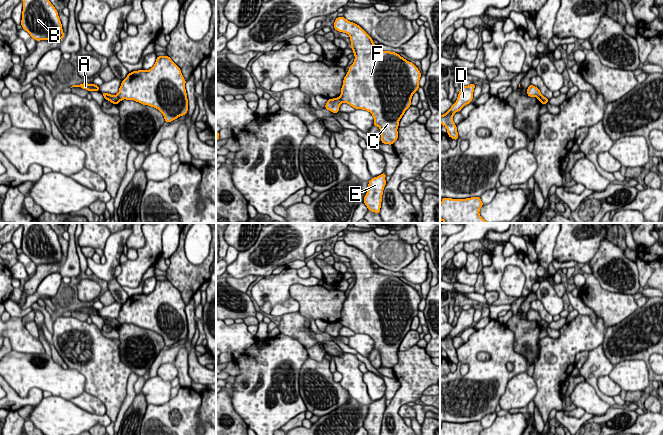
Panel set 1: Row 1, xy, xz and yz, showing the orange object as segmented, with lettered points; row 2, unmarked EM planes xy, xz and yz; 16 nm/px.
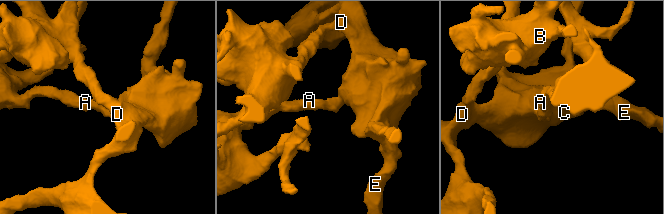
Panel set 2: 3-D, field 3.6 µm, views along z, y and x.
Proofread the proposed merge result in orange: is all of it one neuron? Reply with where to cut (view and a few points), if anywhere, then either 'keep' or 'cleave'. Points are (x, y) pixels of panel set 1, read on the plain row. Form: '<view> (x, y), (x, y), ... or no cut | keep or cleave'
xy (116, 319), (120, 324) | cleave

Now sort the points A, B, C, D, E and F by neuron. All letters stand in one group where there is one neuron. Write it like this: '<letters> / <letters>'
A / B C D E F

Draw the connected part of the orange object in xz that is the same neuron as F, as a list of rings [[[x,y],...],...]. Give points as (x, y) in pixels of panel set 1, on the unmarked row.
[[[337,241],[334,246],[334,253],[338,256],[347,257],[350,260],[351,272],[355,280],[353,288],[344,301],[339,322],[352,330],[354,333],[367,334],[374,341],[374,348],[380,352],[381,366],[392,369],[398,363],[397,352],[399,345],[405,335],[411,330],[411,323],[419,312],[419,304],[421,297],[418,292],[412,287],[404,283],[395,276],[381,275],[376,272],[373,263],[359,249],[350,246],[345,241]]]

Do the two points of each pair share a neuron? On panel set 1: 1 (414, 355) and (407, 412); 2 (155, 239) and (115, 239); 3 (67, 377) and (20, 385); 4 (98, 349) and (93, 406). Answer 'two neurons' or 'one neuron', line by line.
1: two neurons
2: two neurons
3: one neuron
4: two neurons

